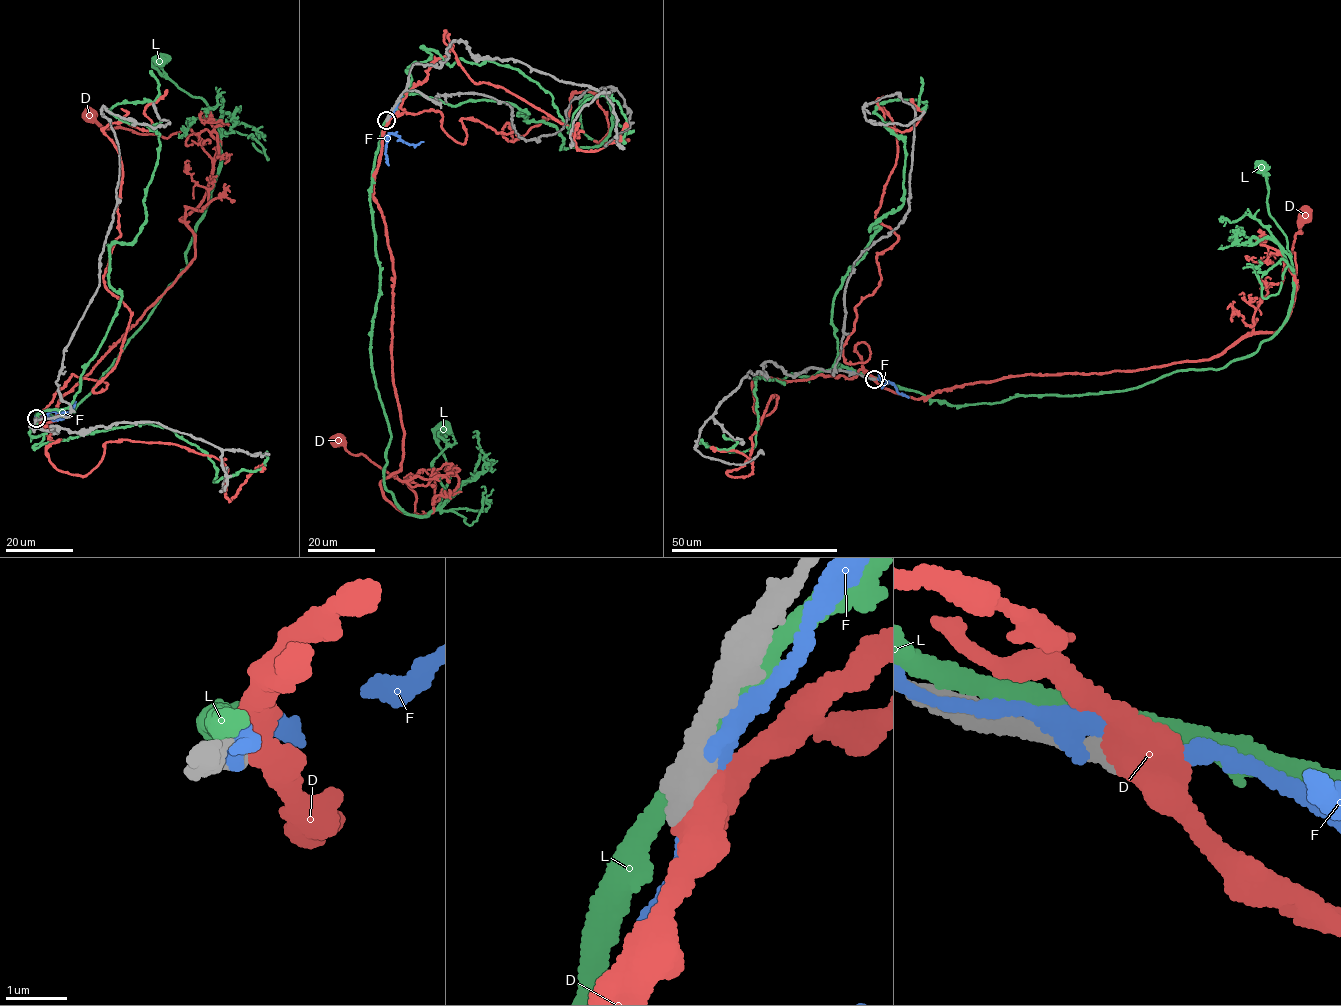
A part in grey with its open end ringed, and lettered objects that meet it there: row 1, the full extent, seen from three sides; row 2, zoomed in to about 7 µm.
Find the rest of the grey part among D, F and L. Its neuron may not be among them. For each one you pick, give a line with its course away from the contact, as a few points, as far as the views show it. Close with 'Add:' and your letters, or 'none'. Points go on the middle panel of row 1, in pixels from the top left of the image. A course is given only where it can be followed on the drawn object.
Add: none

